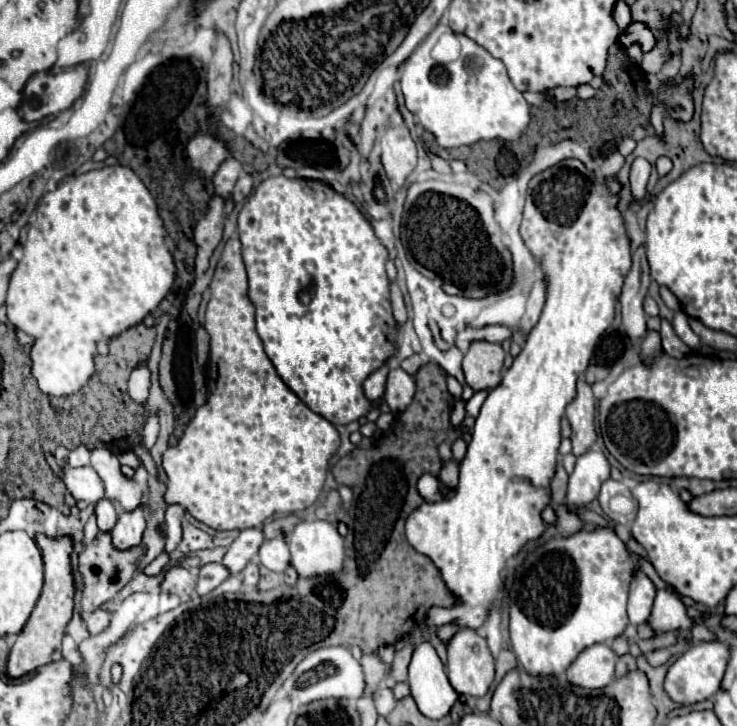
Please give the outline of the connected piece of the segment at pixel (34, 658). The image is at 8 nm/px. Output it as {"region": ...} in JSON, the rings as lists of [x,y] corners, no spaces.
{"region":[[[37,536],[37,544],[41,548],[43,564],[45,564],[45,586],[27,624],[17,636],[15,646],[11,648],[9,662],[7,662],[9,678],[23,678],[25,674],[37,670],[39,666],[61,660],[61,640],[63,640],[65,626],[71,620],[71,612],[73,612],[73,576],[71,576],[71,560],[69,560],[71,550],[73,550],[71,538]]]}

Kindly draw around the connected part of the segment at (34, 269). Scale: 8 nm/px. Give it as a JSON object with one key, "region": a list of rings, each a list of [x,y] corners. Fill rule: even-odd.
{"region":[[[105,166],[65,180],[57,190],[47,192],[35,210],[35,222],[29,228],[23,258],[11,274],[5,300],[9,322],[35,338],[31,360],[39,388],[49,396],[75,394],[95,372],[95,342],[139,324],[167,296],[173,278],[175,264],[165,246],[157,204],[131,168]]]}

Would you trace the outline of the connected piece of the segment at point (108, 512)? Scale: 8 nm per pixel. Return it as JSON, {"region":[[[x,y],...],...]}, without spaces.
{"region":[[[101,498],[101,500],[95,504],[95,514],[97,514],[99,530],[109,532],[109,530],[115,526],[115,520],[117,520],[117,506],[115,506],[115,502],[109,500],[109,498]]]}

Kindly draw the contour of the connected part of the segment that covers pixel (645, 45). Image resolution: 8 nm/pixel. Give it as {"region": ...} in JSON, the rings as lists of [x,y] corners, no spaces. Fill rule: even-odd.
{"region":[[[631,22],[627,26],[627,30],[619,36],[619,42],[623,46],[631,46],[633,43],[638,43],[643,52],[649,52],[656,45],[656,39],[652,31],[643,23]]]}

